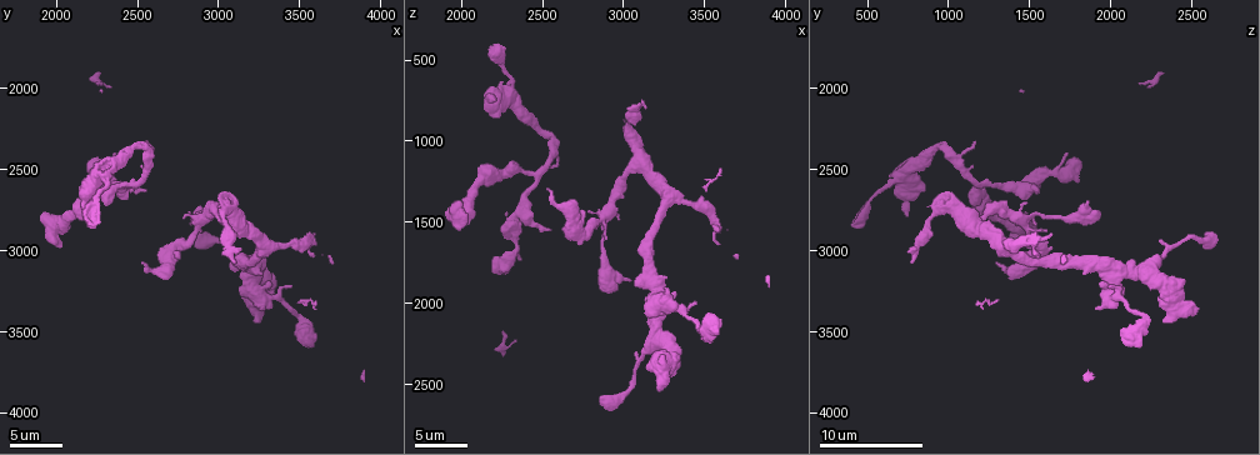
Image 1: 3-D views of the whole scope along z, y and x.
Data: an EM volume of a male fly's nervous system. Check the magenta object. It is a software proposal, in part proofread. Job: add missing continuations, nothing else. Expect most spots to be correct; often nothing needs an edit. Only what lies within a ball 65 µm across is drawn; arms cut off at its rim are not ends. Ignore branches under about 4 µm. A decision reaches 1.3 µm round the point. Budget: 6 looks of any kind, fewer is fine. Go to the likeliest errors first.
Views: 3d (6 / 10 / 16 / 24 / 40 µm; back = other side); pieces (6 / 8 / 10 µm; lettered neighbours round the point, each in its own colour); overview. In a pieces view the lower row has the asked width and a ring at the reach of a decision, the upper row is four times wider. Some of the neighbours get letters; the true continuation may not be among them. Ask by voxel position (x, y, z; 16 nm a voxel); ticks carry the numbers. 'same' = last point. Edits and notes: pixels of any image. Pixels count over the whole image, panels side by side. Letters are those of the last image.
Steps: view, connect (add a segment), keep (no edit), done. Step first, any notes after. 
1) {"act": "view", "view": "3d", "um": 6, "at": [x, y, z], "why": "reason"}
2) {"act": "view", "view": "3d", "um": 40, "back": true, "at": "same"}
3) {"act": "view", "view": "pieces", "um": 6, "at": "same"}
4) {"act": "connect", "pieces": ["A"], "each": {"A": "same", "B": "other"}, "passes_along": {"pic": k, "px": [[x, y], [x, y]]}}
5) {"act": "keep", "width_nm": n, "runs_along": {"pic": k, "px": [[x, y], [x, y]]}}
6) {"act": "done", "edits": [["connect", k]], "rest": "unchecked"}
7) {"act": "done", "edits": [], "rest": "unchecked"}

{"act": "view", "view": "3d", "um": 6, "at": [2540, 3080, 1300], "why": "thin end"}

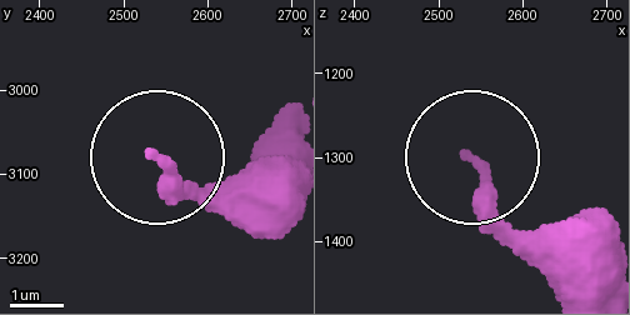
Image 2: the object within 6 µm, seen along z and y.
{"act": "view", "view": "pieces", "um": 6, "at": [2545, 3085, 1300]}

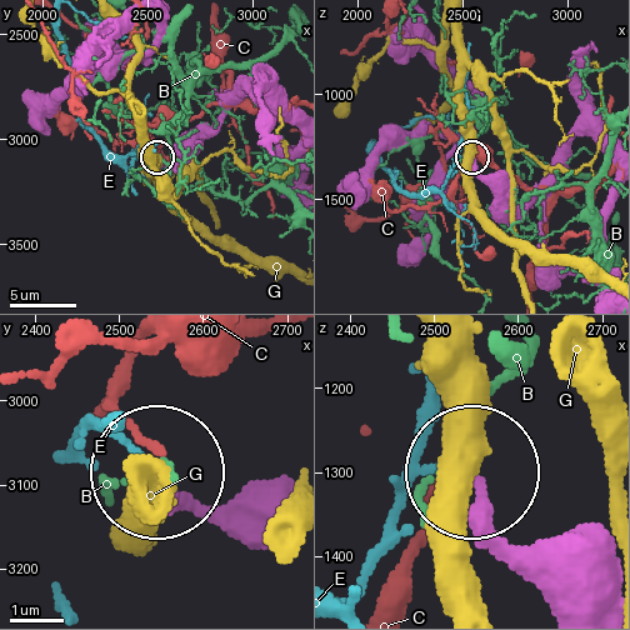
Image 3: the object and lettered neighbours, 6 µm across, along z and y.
{"act": "keep", "width_nm": 160, "each": {"B": "other", "C": "other", "E": "other", "G": "other"}, "found": "no lettered segment goes on from it"}

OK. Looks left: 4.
{"act": "view", "view": "pieces", "um": 8, "at": [3040, 2720, 1840], "why": "an open end"}

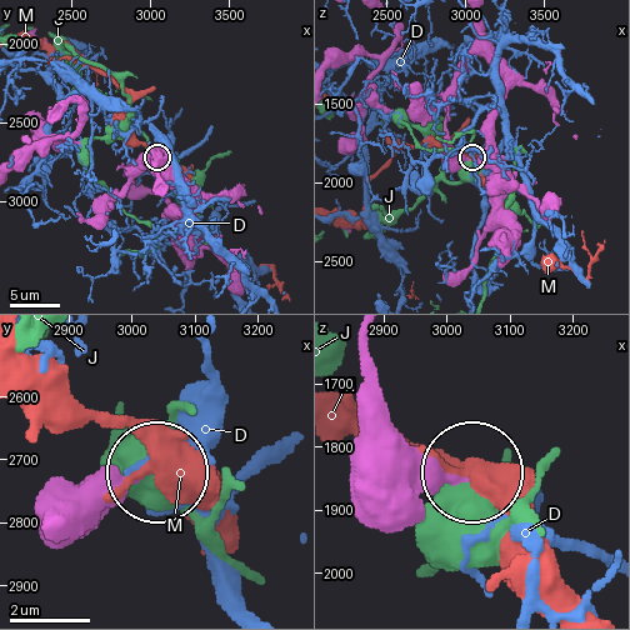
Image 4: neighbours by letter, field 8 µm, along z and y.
{"act": "keep", "each": {"D": "other", "J": "other", "M": "other"}, "found": "none of them fits"}

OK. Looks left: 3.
{"act": "view", "view": "pieces", "um": 8, "at": [3420, 3220, 2000]}

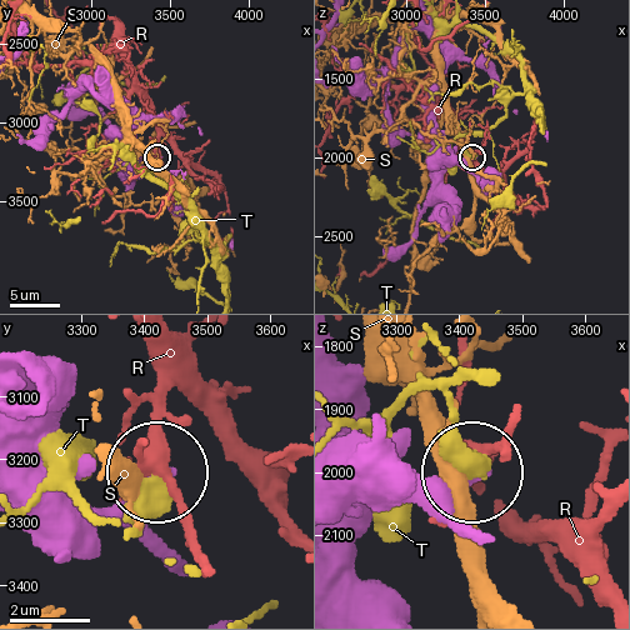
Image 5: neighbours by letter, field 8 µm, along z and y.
{"act": "keep", "each": {"R": "other", "S": "other", "T": "other"}, "found": "no lettered segment goes on from it"}

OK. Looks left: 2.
{"act": "done", "edits": [], "rest": "unchecked"}

